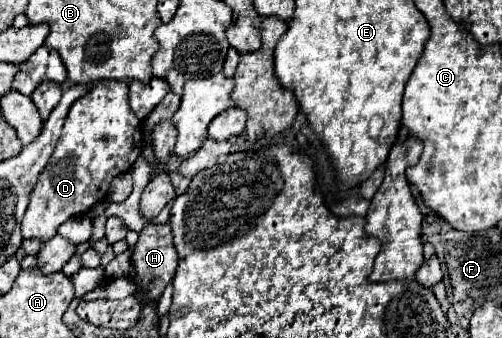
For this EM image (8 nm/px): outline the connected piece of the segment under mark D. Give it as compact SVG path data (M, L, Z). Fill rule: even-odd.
M99 81L93 89L89 89L83 97L79 97L65 119L61 137L55 145L55 151L47 163L47 167L39 173L39 179L31 191L29 207L21 221L23 239L39 239L49 241L57 235L57 227L71 217L87 213L95 203L103 201L109 195L109 187L113 177L131 169L135 159L141 155L143 137L141 137L141 121L133 115L127 105L127 83L125 81Z

